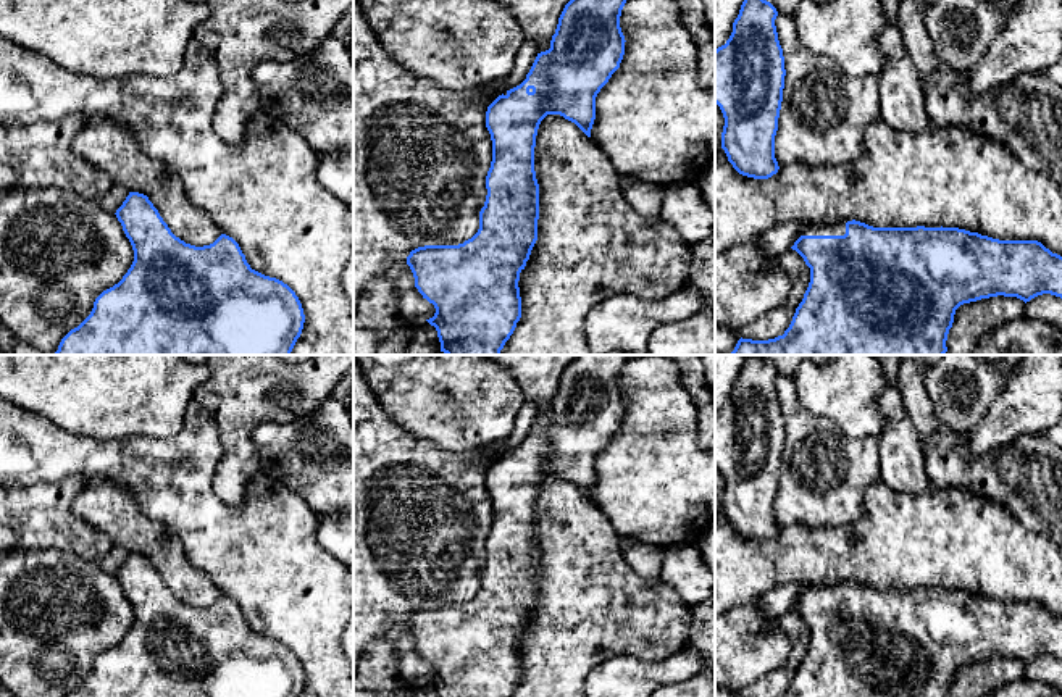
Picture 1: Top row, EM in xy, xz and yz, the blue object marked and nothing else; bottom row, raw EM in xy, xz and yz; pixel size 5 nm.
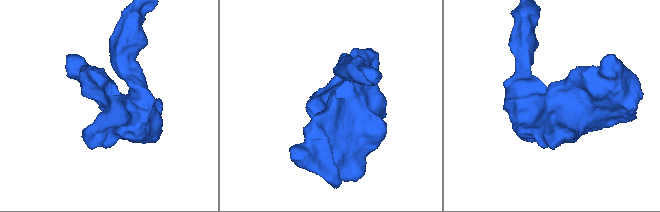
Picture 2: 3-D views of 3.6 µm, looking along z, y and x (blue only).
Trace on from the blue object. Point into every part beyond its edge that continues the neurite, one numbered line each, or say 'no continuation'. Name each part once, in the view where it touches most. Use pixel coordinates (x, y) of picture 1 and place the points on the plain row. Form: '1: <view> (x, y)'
1: yz (823, 589)

